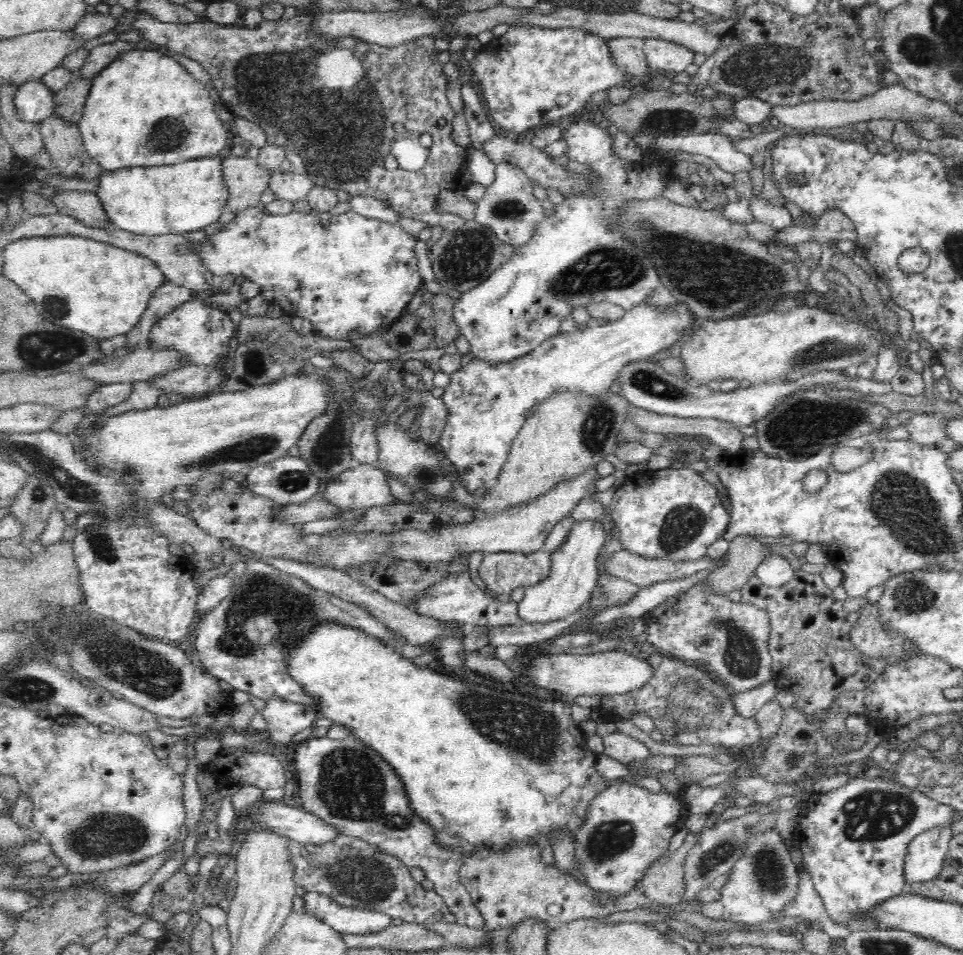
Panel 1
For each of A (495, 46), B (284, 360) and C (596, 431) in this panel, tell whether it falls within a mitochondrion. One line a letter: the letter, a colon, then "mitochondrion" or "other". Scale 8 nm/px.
A: other
B: other
C: mitochondrion

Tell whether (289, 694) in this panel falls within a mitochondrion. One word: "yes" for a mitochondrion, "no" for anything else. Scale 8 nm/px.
no

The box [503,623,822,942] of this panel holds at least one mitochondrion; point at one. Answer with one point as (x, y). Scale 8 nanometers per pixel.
(689, 708)

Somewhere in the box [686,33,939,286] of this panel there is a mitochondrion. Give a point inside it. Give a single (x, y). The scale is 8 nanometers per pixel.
(777, 65)

